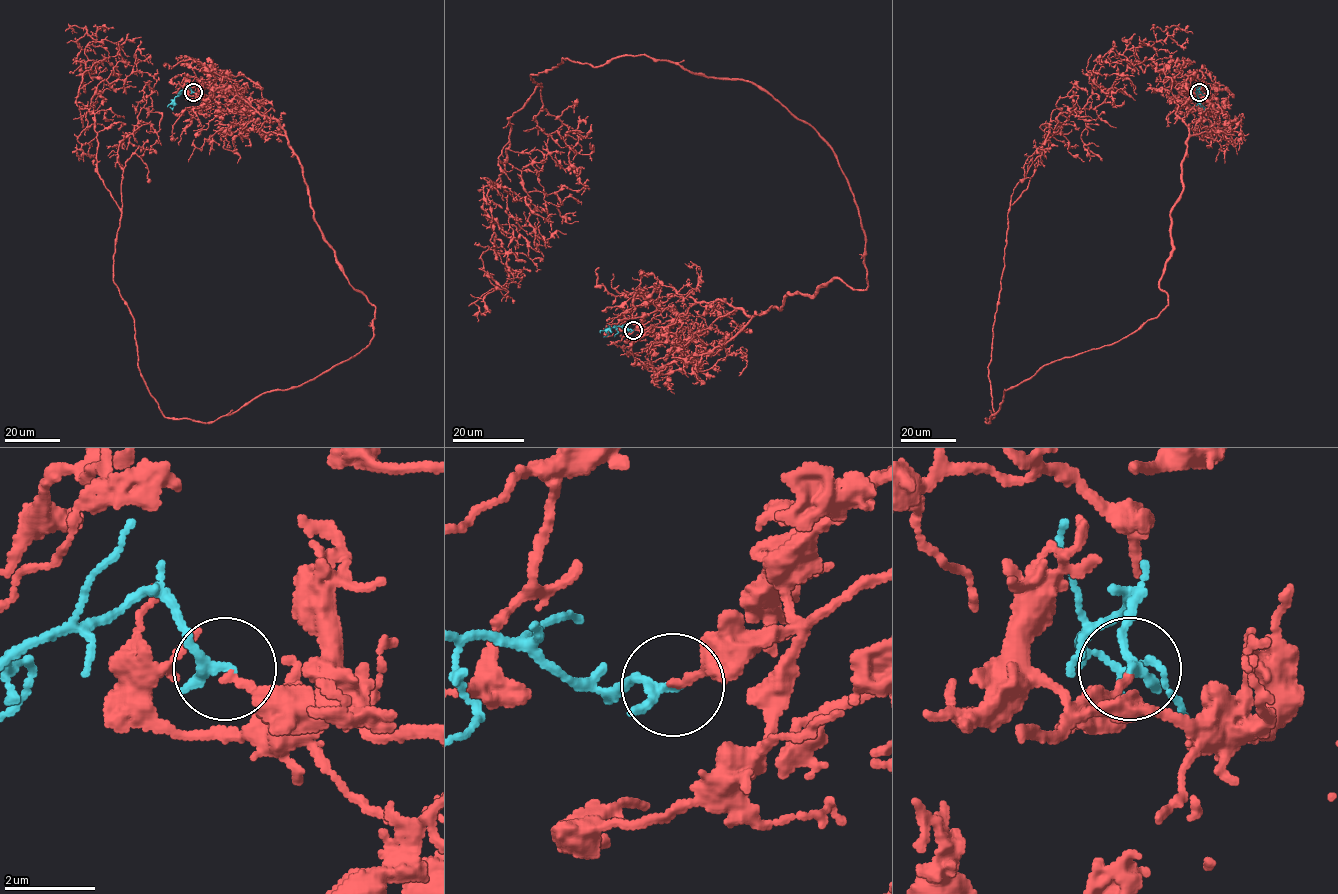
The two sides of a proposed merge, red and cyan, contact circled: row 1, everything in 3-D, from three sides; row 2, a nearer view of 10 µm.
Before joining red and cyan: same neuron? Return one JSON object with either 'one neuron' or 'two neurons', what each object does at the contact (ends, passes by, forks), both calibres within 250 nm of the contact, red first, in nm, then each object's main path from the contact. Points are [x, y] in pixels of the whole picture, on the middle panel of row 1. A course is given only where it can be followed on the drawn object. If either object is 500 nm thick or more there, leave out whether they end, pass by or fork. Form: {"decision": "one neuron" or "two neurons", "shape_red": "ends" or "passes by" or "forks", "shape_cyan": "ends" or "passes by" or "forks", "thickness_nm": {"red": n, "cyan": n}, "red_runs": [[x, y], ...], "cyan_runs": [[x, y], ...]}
{"decision": "one neuron", "shape_red": "ends", "shape_cyan": "ends", "thickness_nm": {"red": 170, "cyan": 240}, "red_runs": [[634, 329], [867, 286], [832, 147], [748, 81], [645, 55], [530, 75], [483, 205], [508, 277], [477, 321]], "cyan_runs": [[633, 329], [626, 330], [618, 326], [610, 328], [603, 336]]}

